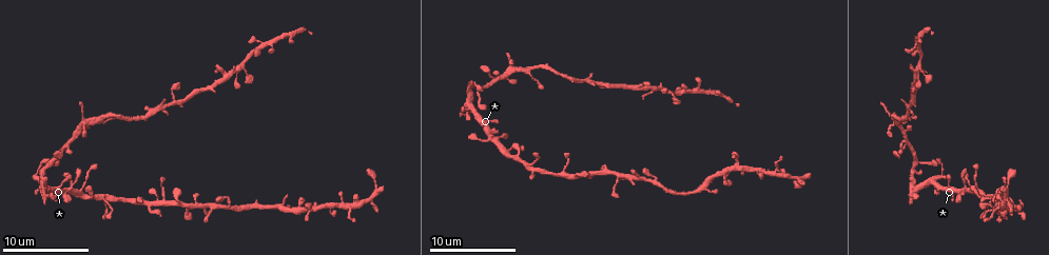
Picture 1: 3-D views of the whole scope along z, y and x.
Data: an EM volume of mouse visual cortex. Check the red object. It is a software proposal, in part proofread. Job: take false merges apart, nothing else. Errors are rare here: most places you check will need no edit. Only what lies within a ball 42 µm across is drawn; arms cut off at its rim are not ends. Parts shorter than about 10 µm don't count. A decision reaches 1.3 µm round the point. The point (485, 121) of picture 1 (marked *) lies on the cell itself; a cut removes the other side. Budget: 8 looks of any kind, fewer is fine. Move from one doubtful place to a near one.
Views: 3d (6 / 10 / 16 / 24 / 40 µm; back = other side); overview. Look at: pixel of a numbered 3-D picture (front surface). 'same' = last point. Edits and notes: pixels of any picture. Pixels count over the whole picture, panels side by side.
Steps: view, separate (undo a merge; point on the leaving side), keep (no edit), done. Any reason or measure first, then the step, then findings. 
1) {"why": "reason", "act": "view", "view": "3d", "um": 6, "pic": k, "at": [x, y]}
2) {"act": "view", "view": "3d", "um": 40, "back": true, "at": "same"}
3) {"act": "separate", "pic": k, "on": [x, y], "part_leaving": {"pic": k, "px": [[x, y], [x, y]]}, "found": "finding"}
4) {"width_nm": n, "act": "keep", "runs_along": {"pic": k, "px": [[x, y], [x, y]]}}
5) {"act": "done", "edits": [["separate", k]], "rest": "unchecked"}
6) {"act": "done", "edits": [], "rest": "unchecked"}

{"why": "two arms in line, one across", "act": "view", "view": "3d", "um": 10, "pic": 1, "at": [592, 81]}

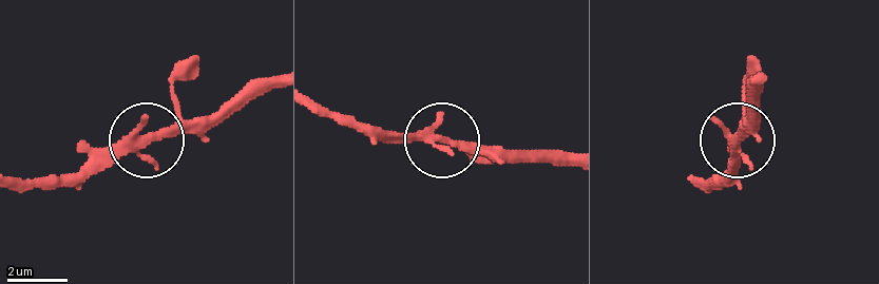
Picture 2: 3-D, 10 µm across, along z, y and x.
{"width_nm": 250, "act": "keep", "runs_along": {"pic": 2, "px": [[318, 107], [408, 136], [439, 136], [527, 159]]}, "found": "continuous, no second cell"}

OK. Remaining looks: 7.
{"act": "view", "view": "3d", "um": 10, "pic": 1, "at": [919, 60]}

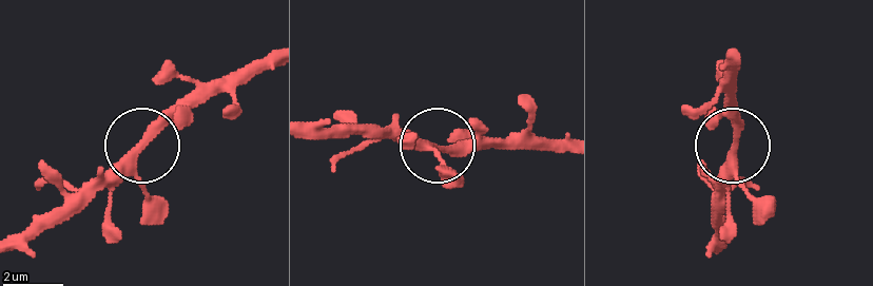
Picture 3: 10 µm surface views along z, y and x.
{"act": "keep", "runs_along": {"pic": 3, "px": [[309, 120], [400, 128], [452, 150], [495, 150]]}, "found": "all the same cell"}

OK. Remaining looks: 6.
{"why": "thin neck", "act": "view", "view": "3d", "um": 16, "pic": 1, "at": [657, 181]}

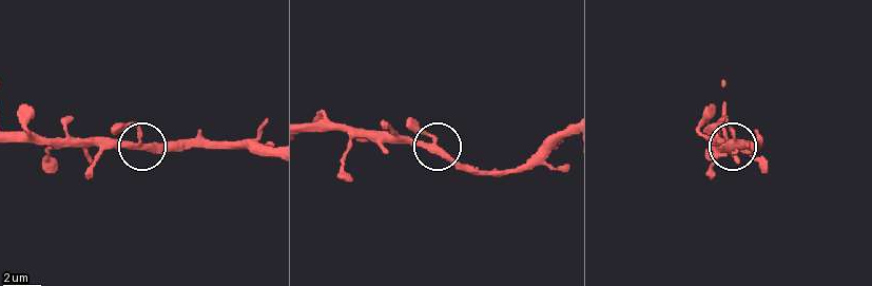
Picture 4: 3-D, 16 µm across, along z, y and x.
{"why": "zoom in", "act": "view", "view": "3d", "um": 6, "pic": 4, "at": [434, 143]}

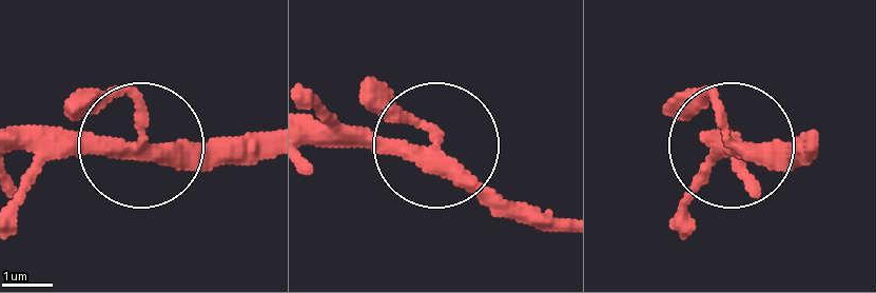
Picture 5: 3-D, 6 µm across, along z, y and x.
{"width_nm": 270, "act": "keep", "runs_along": {"pic": 5, "px": [[12, 136], [235, 149]]}, "found": "continuous, no second cell"}

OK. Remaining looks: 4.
{"why": "two arms in line, one across", "act": "view", "view": "3d", "um": 6, "pic": 1, "at": [80, 195]}

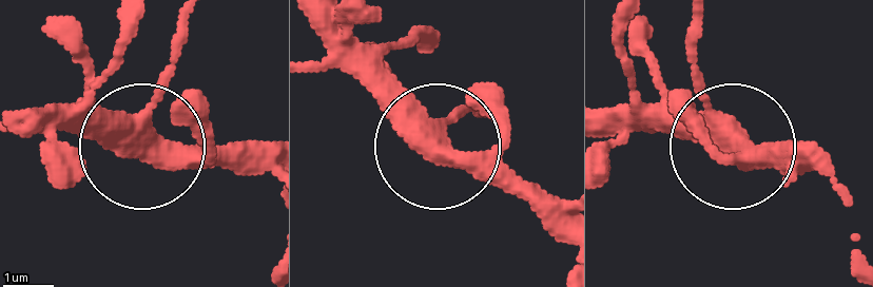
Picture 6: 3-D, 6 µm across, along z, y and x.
{"act": "keep", "runs_along": {"pic": 6, "px": [[17, 127], [101, 127], [152, 152], [265, 152]]}, "found": "continuous, no second cell"}

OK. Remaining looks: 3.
{"act": "done", "edits": [], "rest": "unchecked"}

